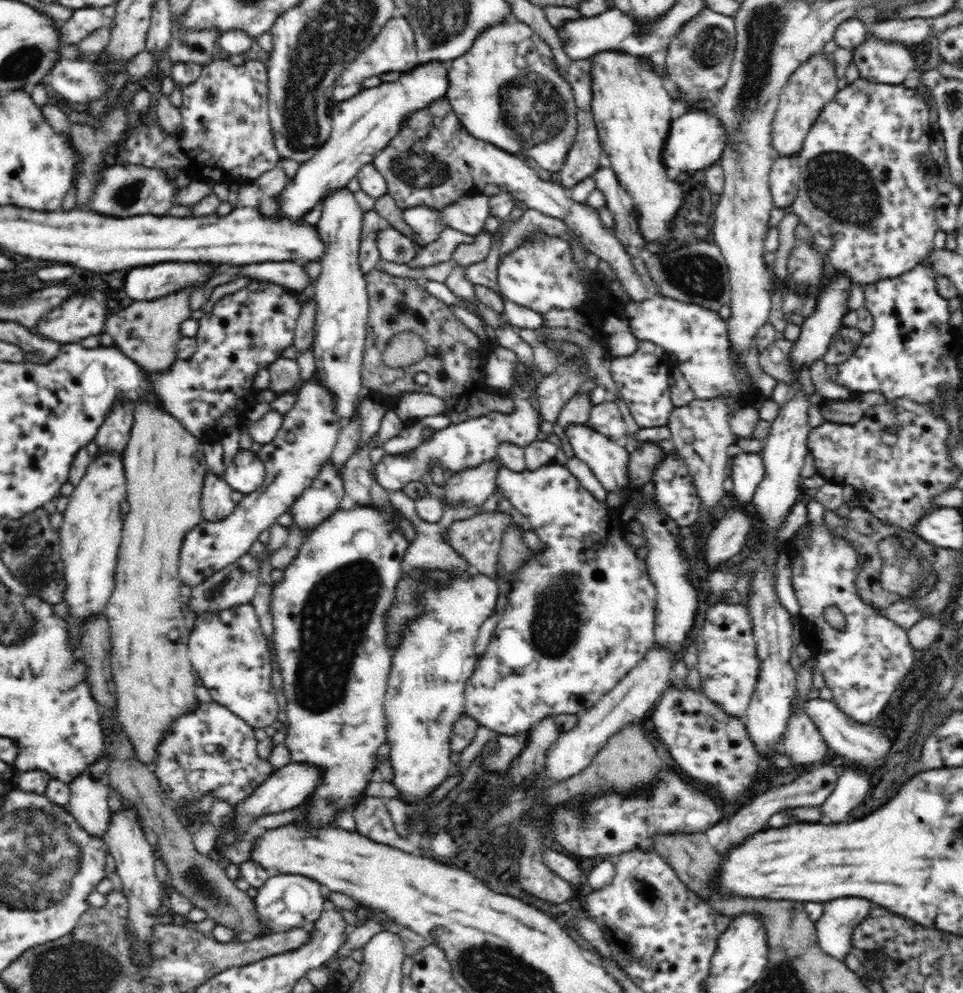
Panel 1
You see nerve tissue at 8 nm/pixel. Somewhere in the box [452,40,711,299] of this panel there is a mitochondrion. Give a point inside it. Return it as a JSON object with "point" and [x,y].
{"point":[536,110]}

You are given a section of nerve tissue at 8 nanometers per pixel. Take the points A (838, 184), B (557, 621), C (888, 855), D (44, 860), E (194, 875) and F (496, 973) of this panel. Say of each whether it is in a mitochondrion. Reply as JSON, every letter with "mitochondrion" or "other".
{"A":"mitochondrion","B":"mitochondrion","C":"other","D":"mitochondrion","E":"mitochondrion","F":"mitochondrion"}

